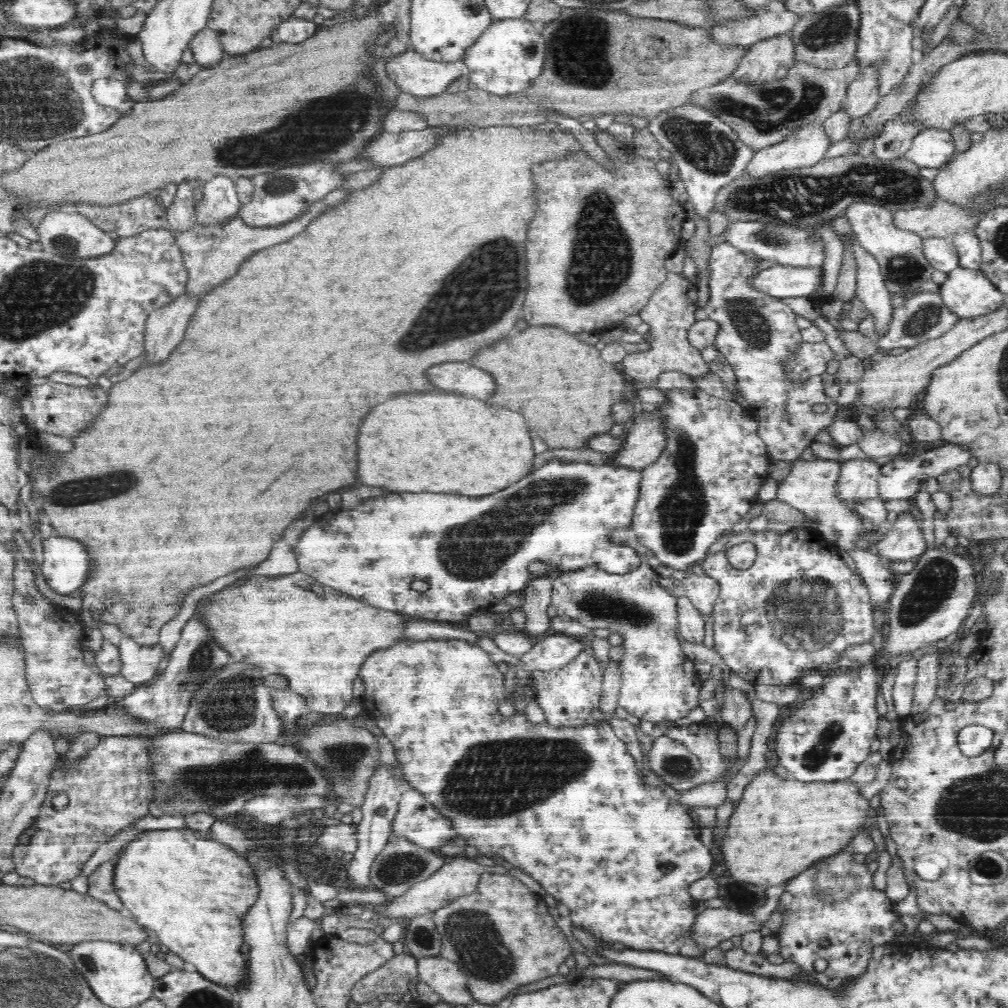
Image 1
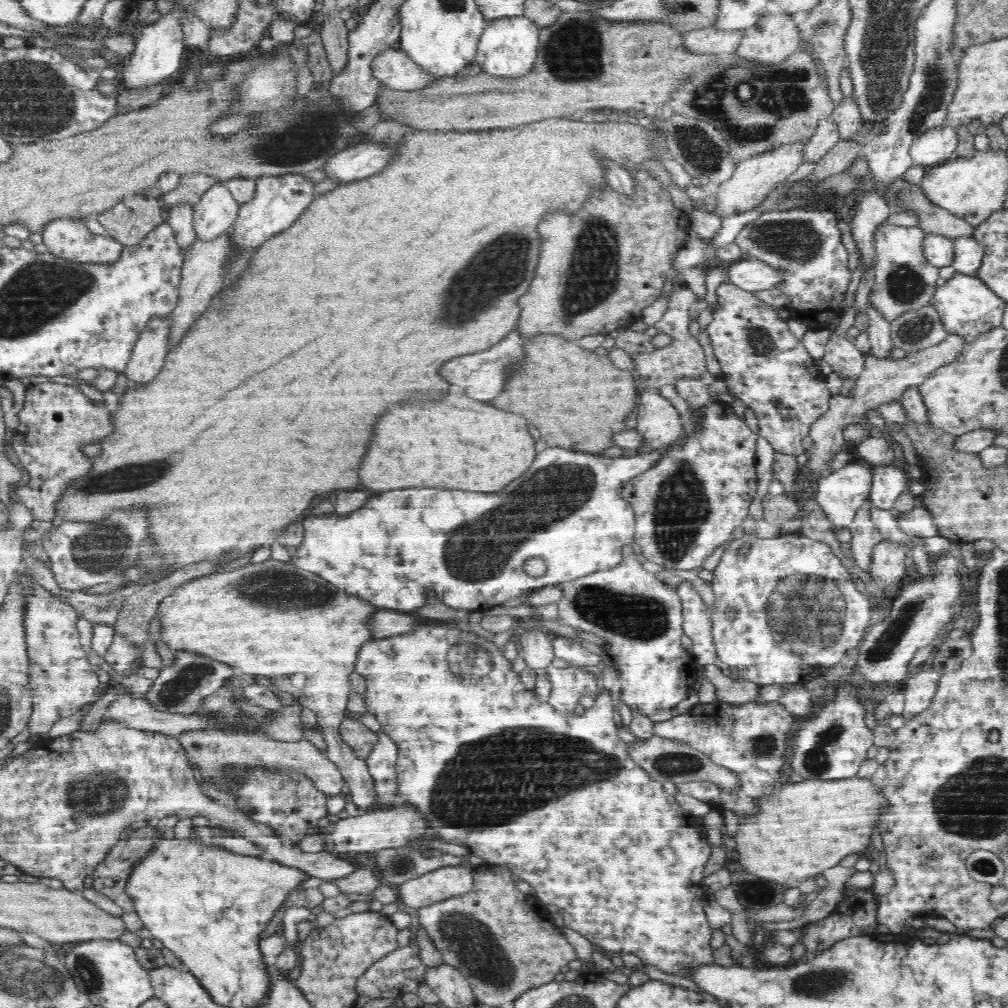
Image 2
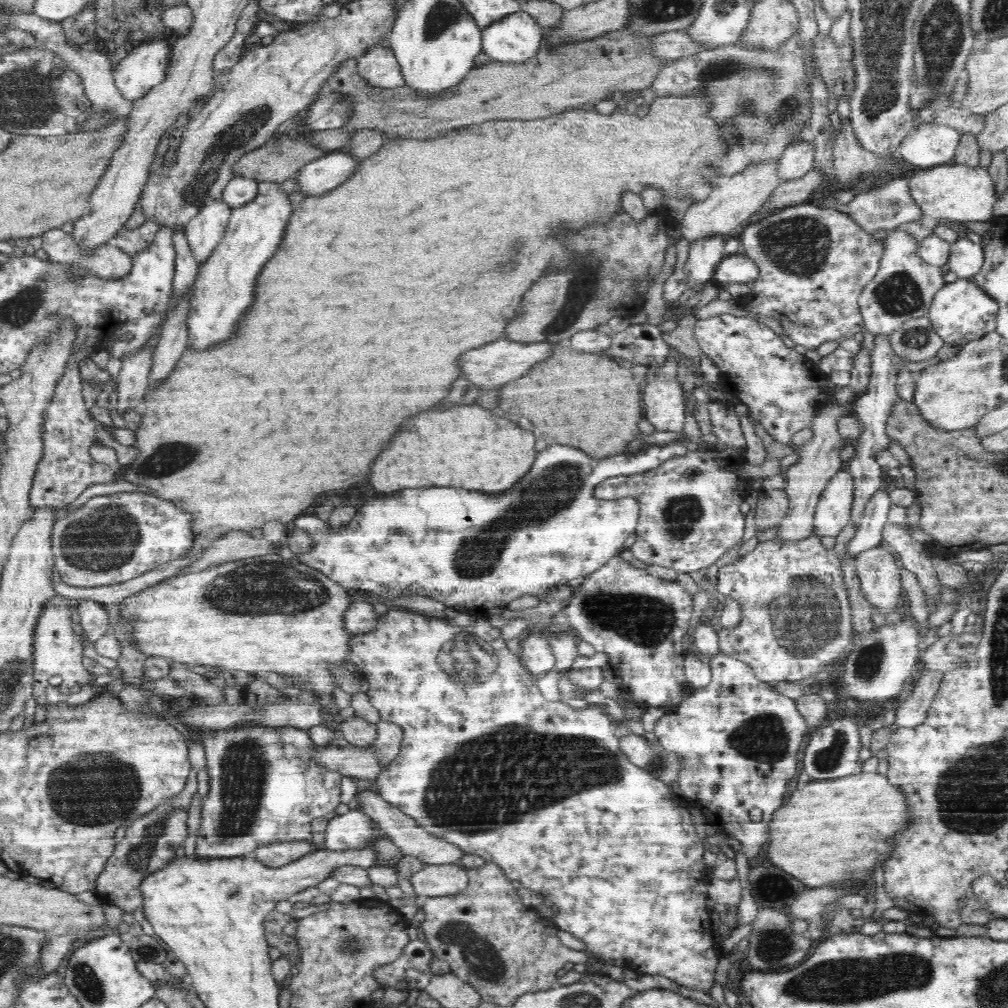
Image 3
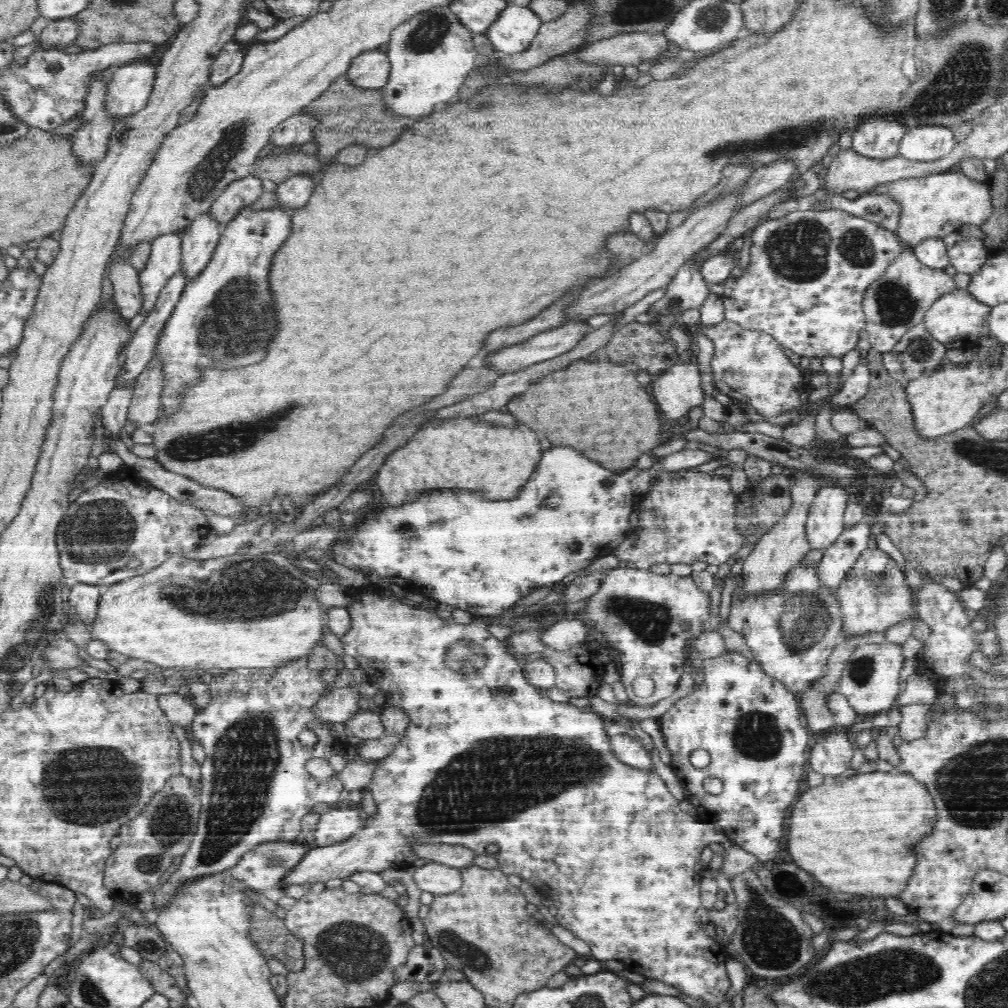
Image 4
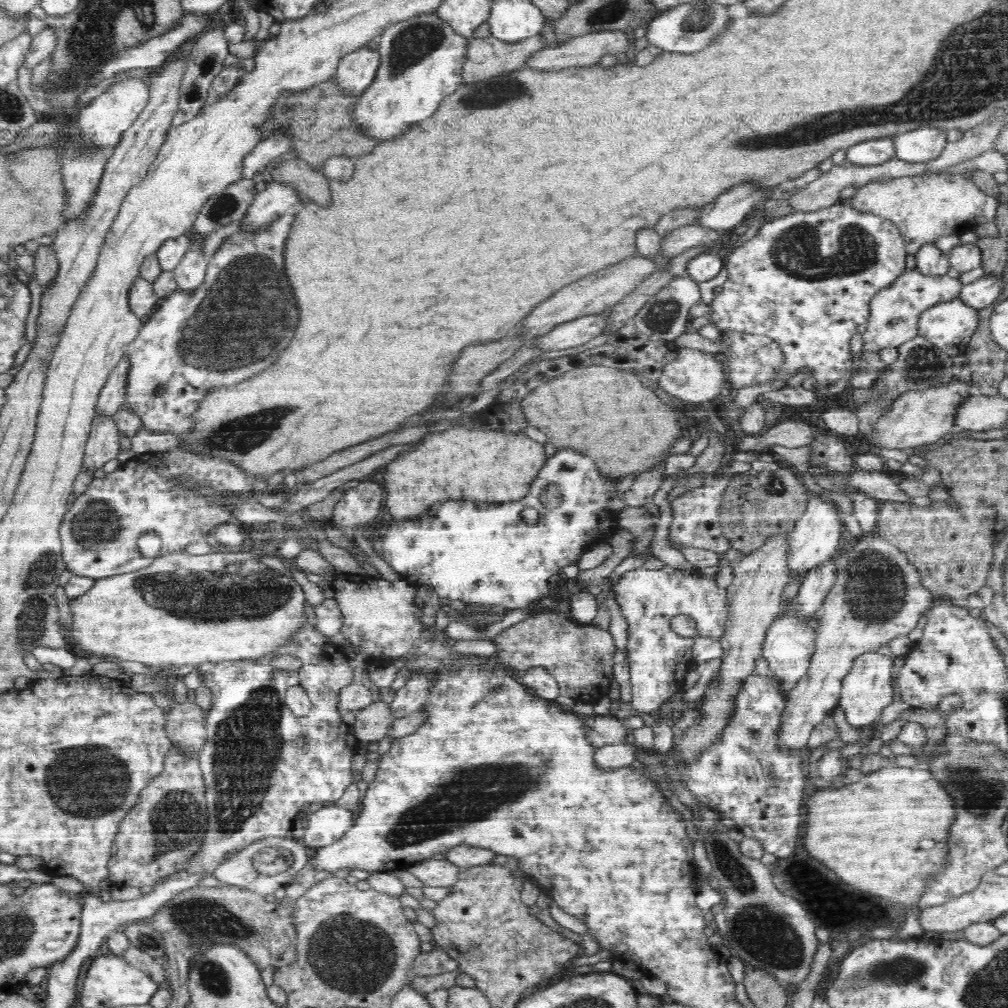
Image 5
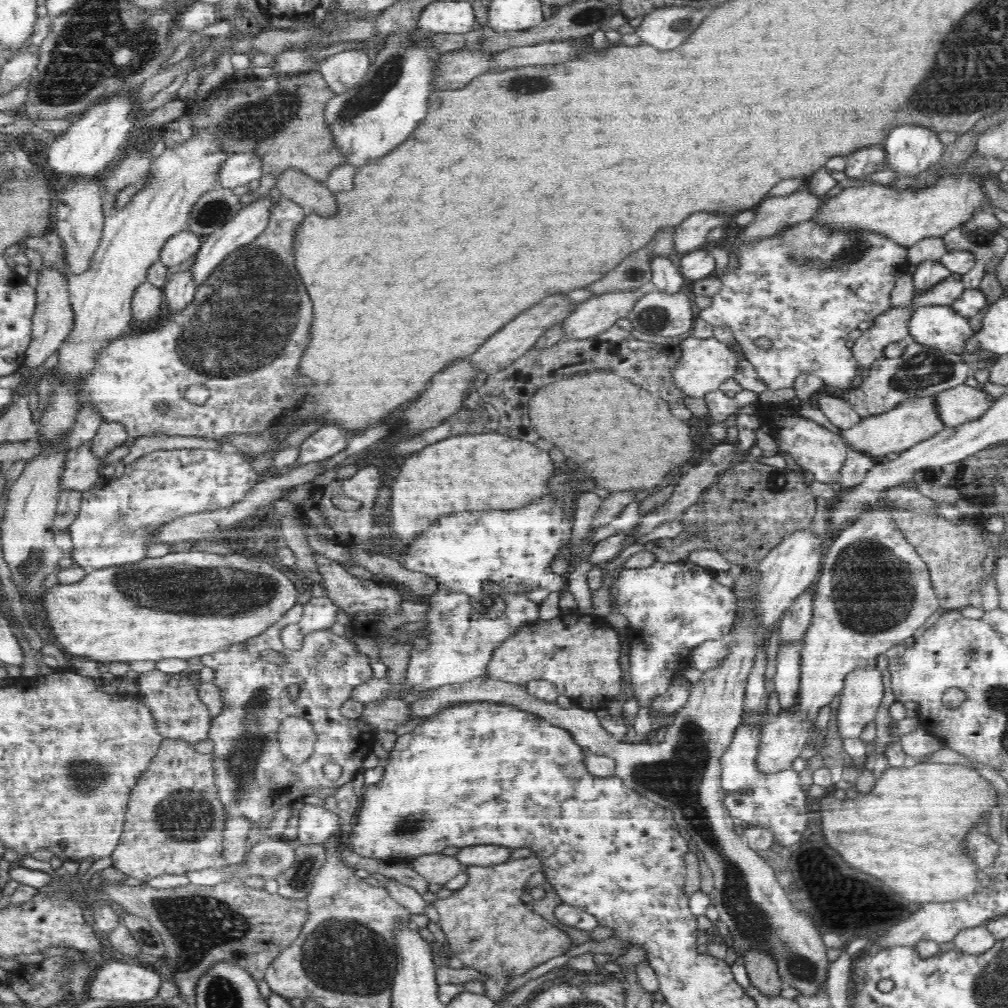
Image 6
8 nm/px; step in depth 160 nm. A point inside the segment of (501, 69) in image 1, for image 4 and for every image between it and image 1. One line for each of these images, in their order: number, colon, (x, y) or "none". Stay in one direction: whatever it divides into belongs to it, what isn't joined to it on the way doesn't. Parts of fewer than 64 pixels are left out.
2: (508, 47)
3: (515, 38)
4: (516, 27)

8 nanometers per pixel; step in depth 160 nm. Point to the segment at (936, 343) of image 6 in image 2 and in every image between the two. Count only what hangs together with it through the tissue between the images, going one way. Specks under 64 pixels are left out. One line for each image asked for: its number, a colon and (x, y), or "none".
2: (967, 306)
3: (960, 311)
4: (957, 320)
5: (949, 325)

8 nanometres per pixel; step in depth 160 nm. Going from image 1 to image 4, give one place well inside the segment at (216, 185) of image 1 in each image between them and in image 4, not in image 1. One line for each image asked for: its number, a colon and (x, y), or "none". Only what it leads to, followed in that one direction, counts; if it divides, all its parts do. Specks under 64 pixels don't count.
2: (215, 212)
3: (204, 231)
4: (198, 241)

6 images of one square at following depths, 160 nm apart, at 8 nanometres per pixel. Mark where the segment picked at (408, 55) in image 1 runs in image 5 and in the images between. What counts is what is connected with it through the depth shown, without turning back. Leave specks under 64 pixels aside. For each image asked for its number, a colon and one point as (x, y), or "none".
2: (393, 68)
3: (379, 67)
4: (370, 70)
5: (354, 74)

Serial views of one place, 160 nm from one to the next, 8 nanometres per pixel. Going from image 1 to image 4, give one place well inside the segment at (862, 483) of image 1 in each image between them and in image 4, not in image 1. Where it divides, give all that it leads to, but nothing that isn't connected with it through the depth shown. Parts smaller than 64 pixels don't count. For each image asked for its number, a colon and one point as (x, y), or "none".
2: (840, 493)
3: (833, 510)
4: (825, 523)

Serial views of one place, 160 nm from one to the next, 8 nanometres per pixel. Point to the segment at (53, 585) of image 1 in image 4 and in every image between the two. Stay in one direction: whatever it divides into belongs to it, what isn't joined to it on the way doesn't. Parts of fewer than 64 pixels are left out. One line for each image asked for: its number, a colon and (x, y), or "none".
2: (82, 554)
3: (110, 539)
4: (124, 516)

